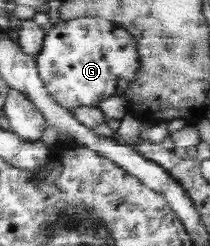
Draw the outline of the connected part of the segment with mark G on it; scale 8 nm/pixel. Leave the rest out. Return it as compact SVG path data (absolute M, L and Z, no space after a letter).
M78 17L59 21L44 35L44 49L36 57L38 75L54 101L66 109L87 105L97 107L111 96L122 96L139 67L136 43L130 34L105 19Z

